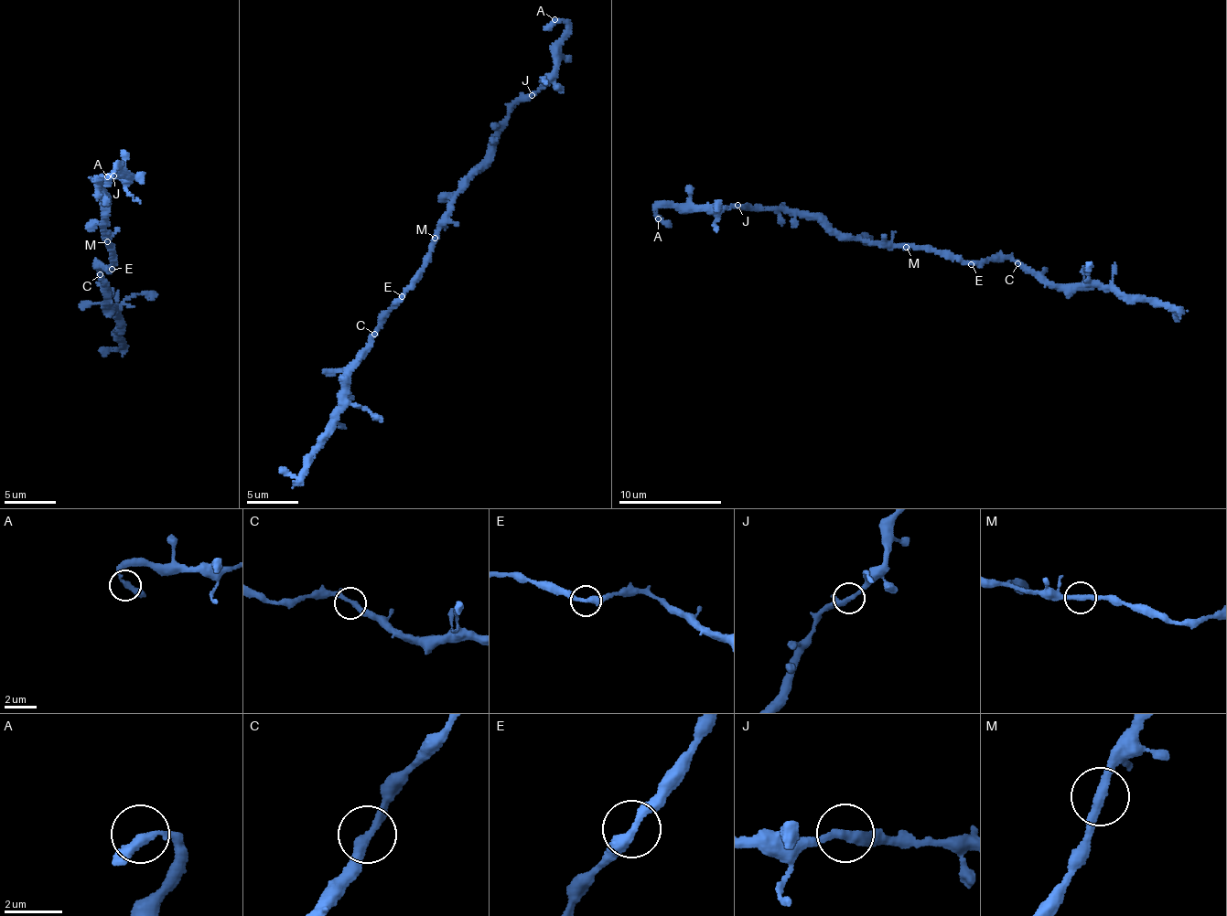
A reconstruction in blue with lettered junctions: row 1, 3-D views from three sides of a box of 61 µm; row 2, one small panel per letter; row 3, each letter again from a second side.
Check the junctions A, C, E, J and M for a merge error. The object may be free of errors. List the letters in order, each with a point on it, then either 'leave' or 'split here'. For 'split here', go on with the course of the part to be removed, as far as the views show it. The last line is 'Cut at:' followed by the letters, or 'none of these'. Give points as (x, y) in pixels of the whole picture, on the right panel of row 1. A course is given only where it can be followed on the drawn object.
A: place (658, 218); leave
C: place (1017, 263); leave
E: place (971, 264); leave
J: place (737, 205); leave
M: place (906, 247); leave
Cut at: none of these

